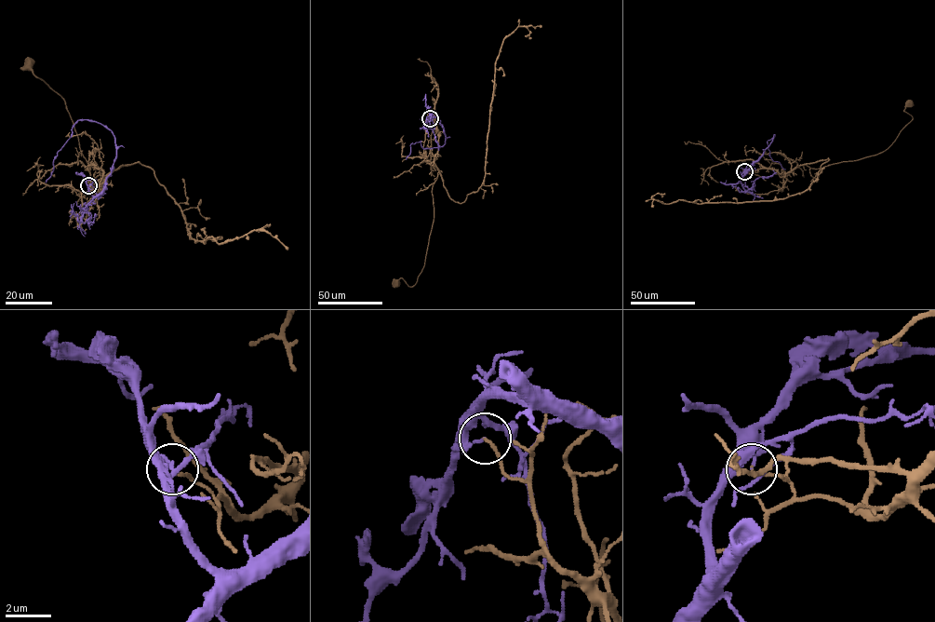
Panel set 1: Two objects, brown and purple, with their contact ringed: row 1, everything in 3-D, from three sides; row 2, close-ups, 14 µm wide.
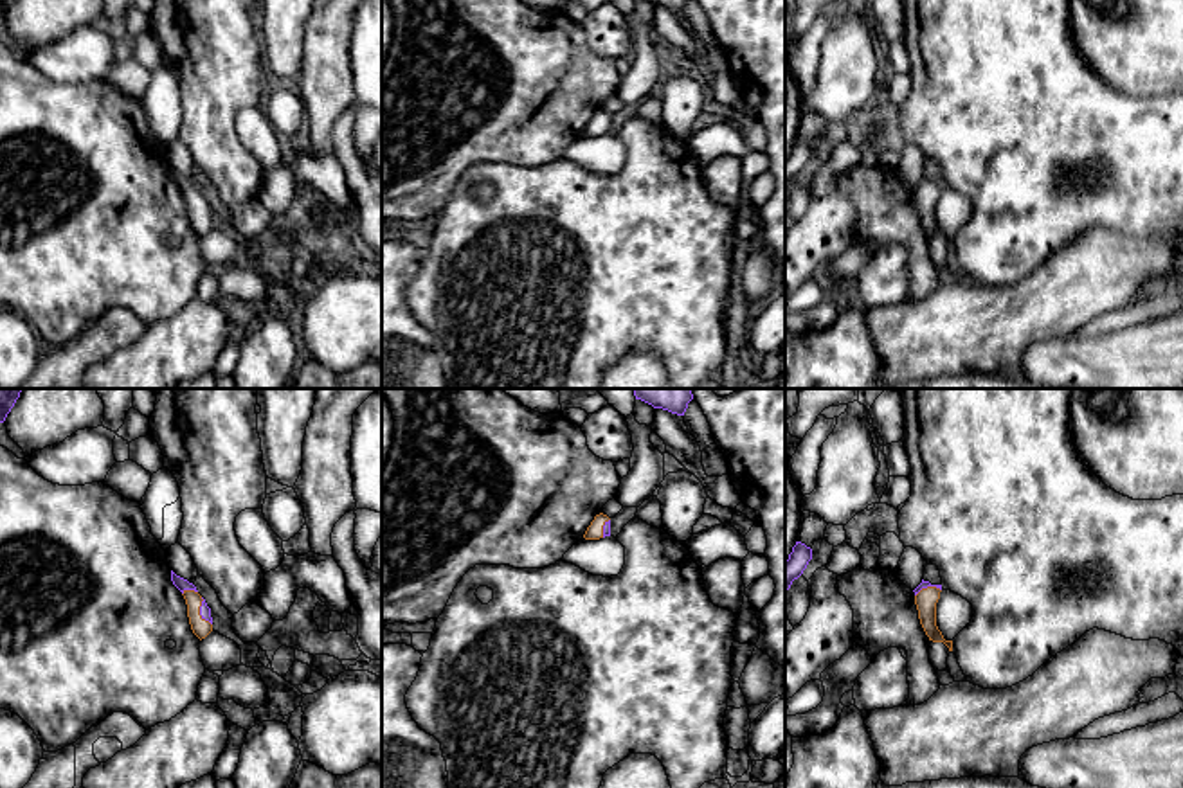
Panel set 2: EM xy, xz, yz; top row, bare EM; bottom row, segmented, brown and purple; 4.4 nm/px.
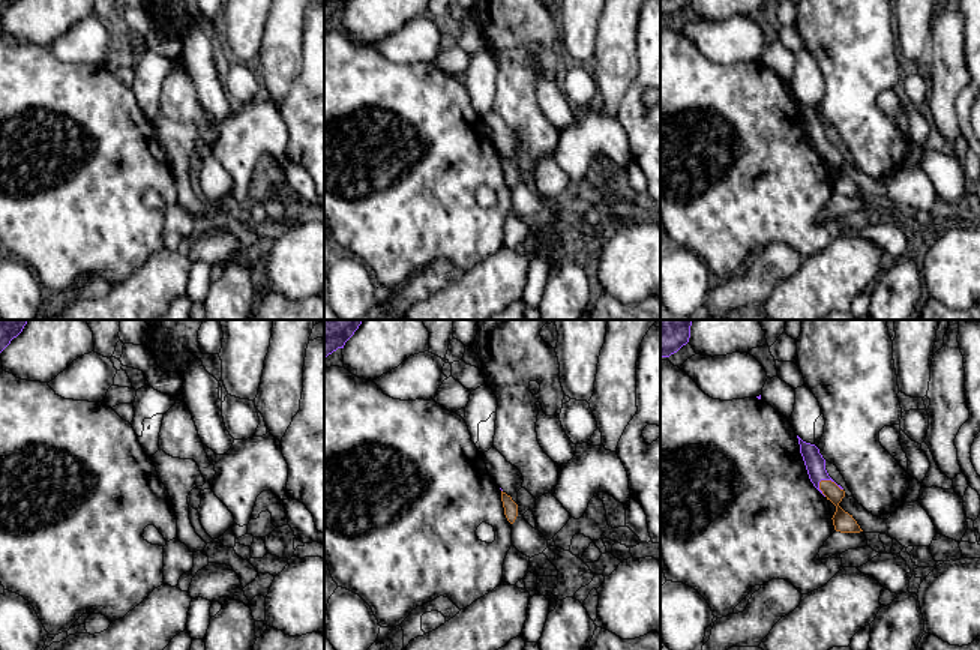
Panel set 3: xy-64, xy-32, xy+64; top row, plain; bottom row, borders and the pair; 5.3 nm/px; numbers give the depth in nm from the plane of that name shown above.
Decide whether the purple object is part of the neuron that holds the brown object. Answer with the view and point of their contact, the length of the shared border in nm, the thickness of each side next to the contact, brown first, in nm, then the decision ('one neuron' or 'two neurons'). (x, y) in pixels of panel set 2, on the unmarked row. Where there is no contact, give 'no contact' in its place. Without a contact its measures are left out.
xy (189, 188) | 70 nm | 80/60 nm | two neurons

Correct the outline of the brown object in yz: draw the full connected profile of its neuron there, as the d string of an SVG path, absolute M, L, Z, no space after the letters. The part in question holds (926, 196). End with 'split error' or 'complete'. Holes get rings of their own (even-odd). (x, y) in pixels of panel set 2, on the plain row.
M936 184L922 185L915 193L915 201L918 207L920 221L924 225L926 232L929 234L929 237L944 239L949 245L949 248L953 248L953 237L945 237L942 228L936 223L936 200L940 196L940 189L942 187Z; complete

